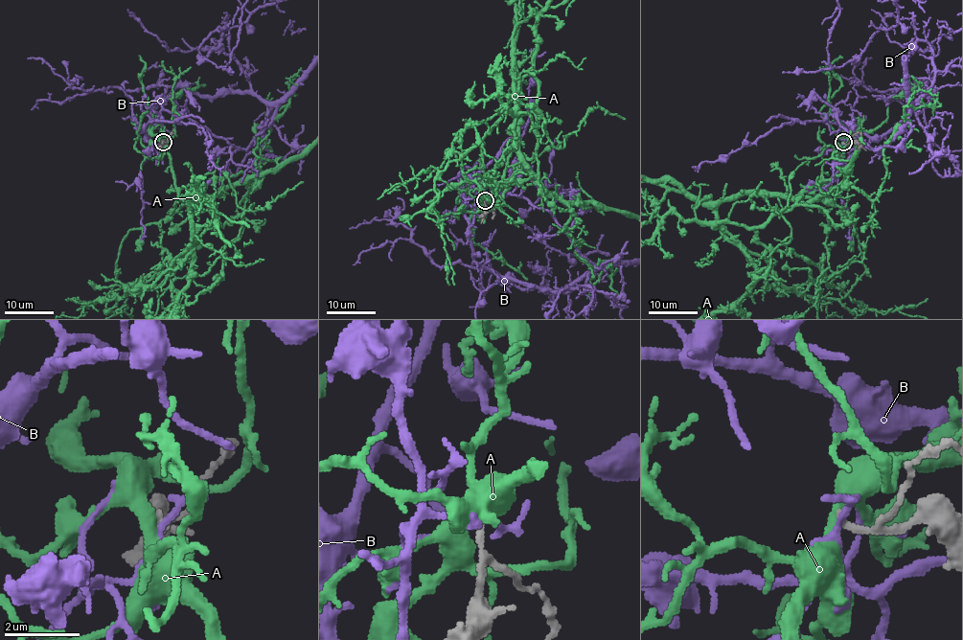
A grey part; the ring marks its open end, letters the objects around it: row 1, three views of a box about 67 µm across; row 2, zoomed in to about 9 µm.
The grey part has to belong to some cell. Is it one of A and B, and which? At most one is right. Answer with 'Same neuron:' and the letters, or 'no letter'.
Same neuron: no letter

